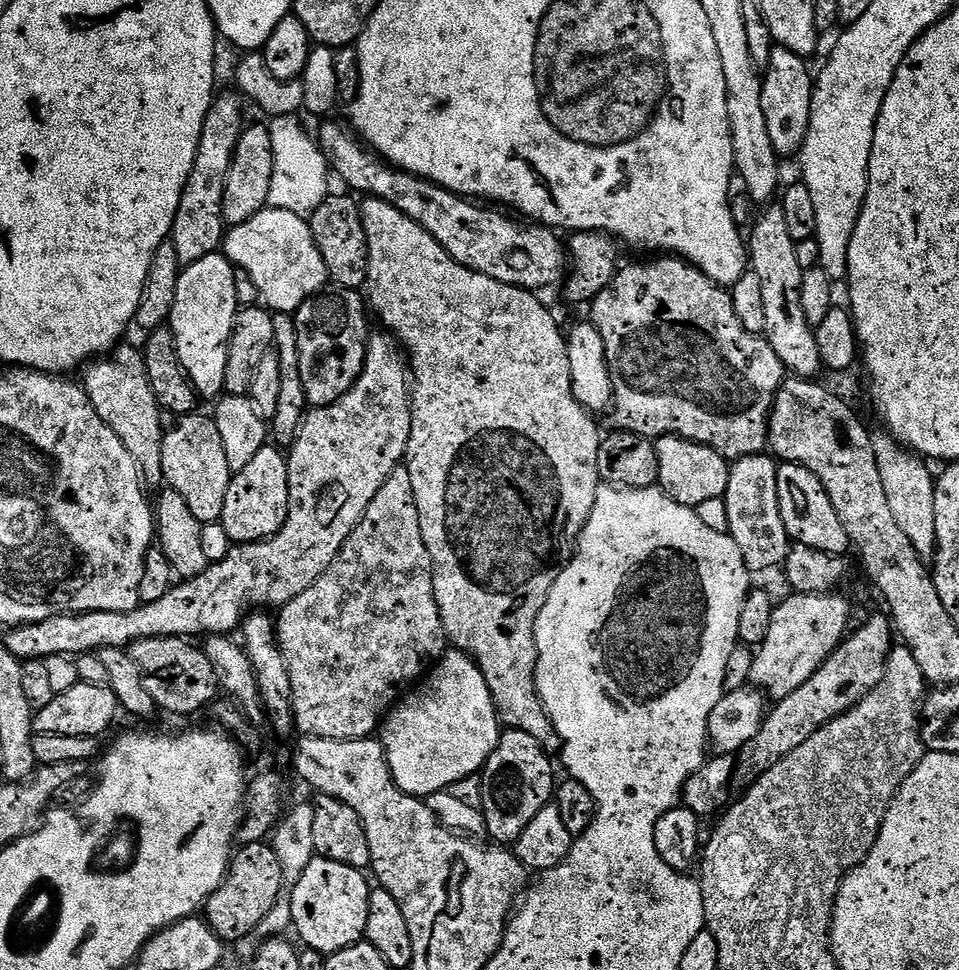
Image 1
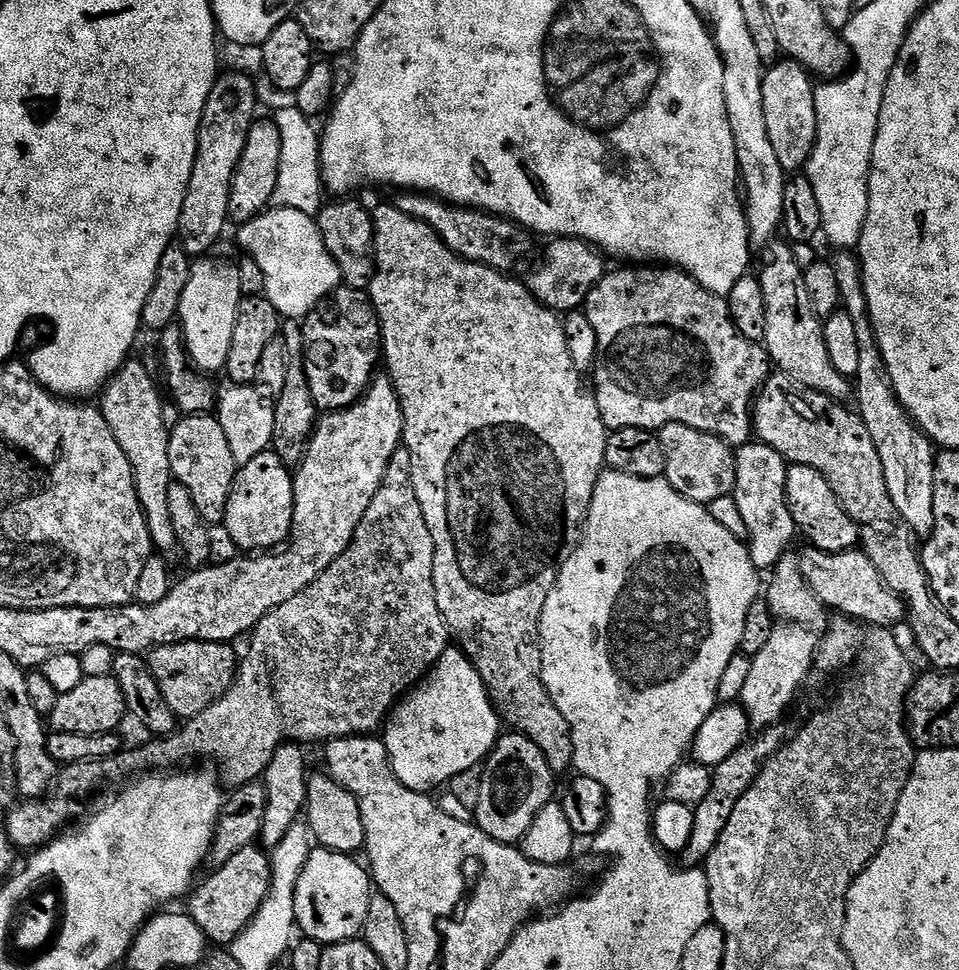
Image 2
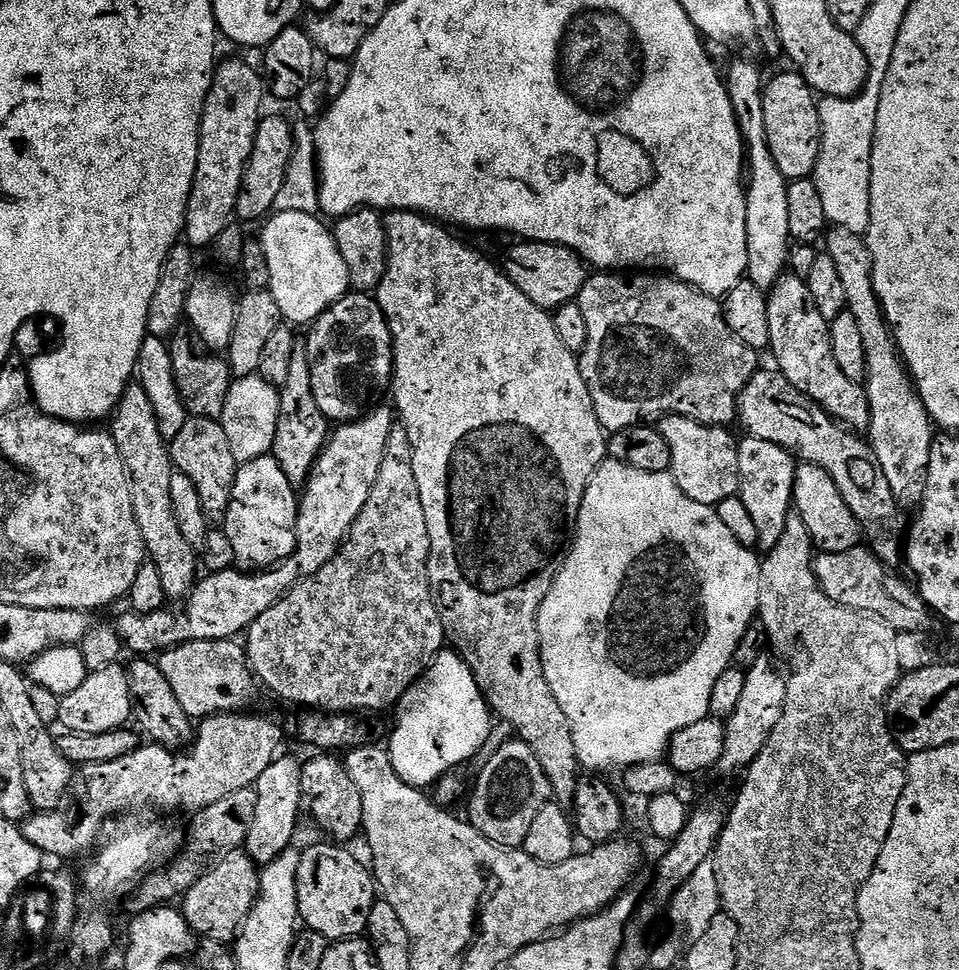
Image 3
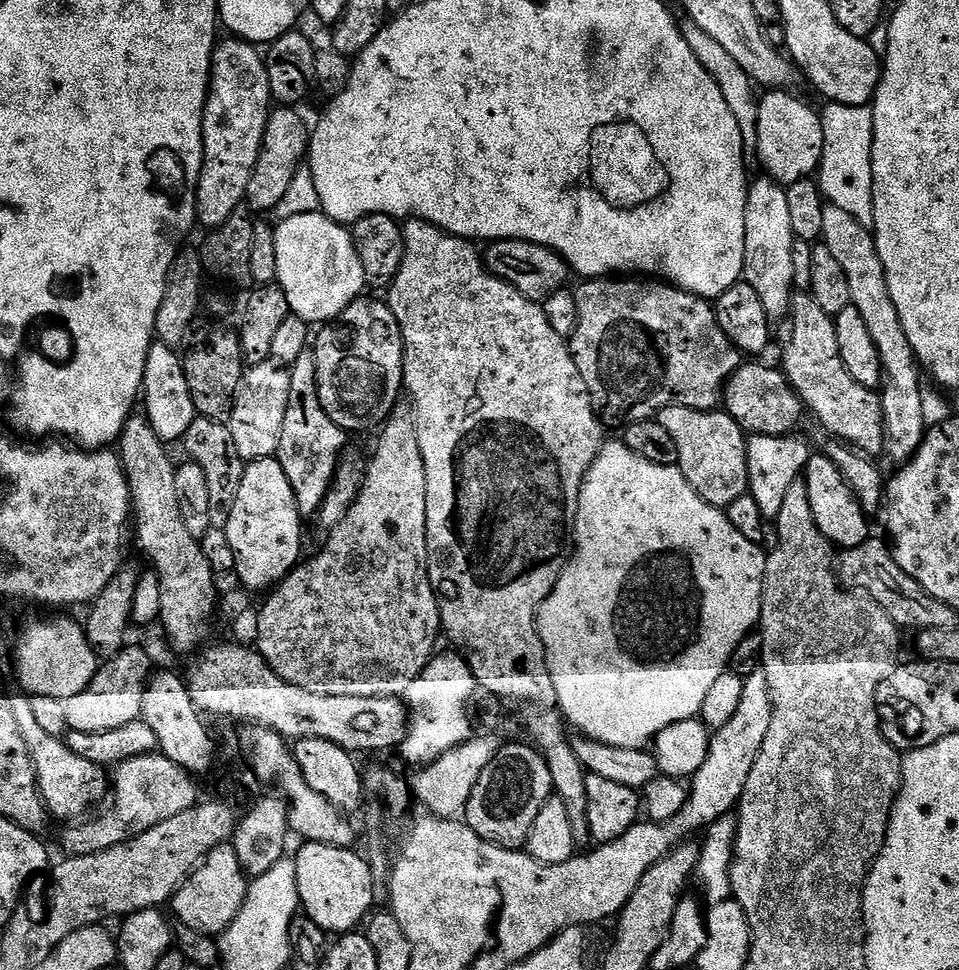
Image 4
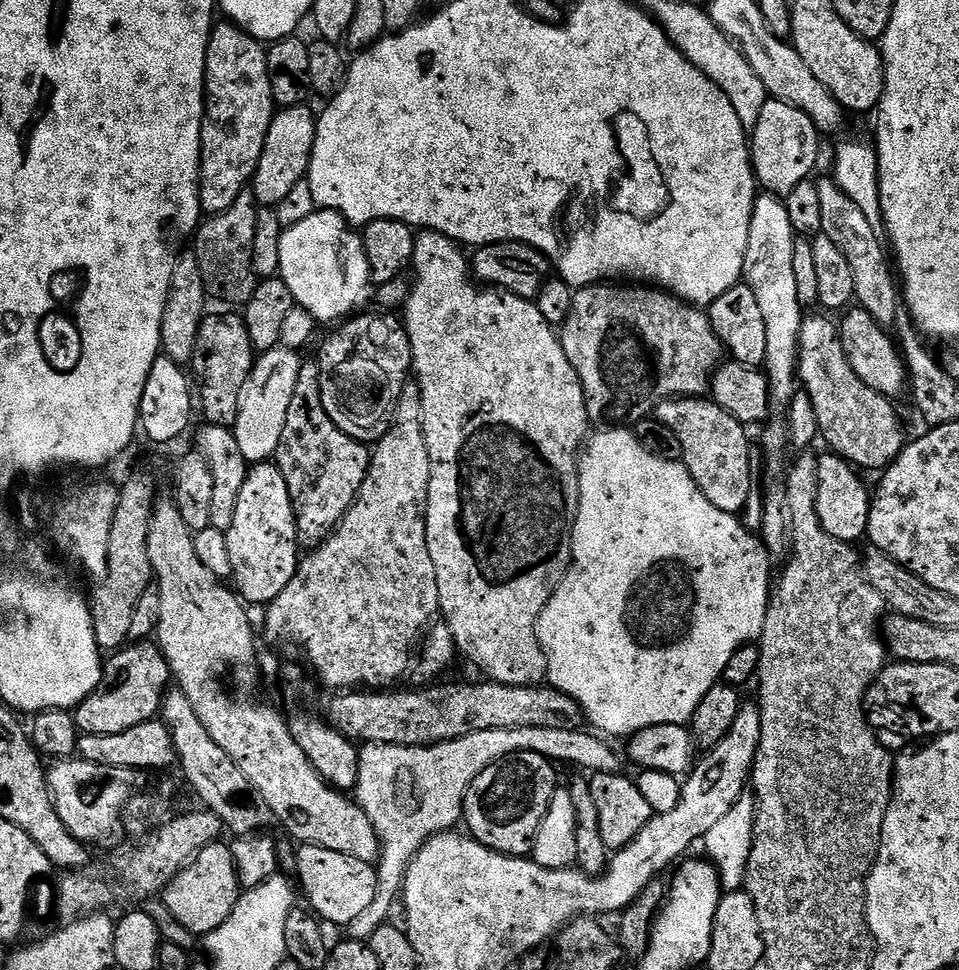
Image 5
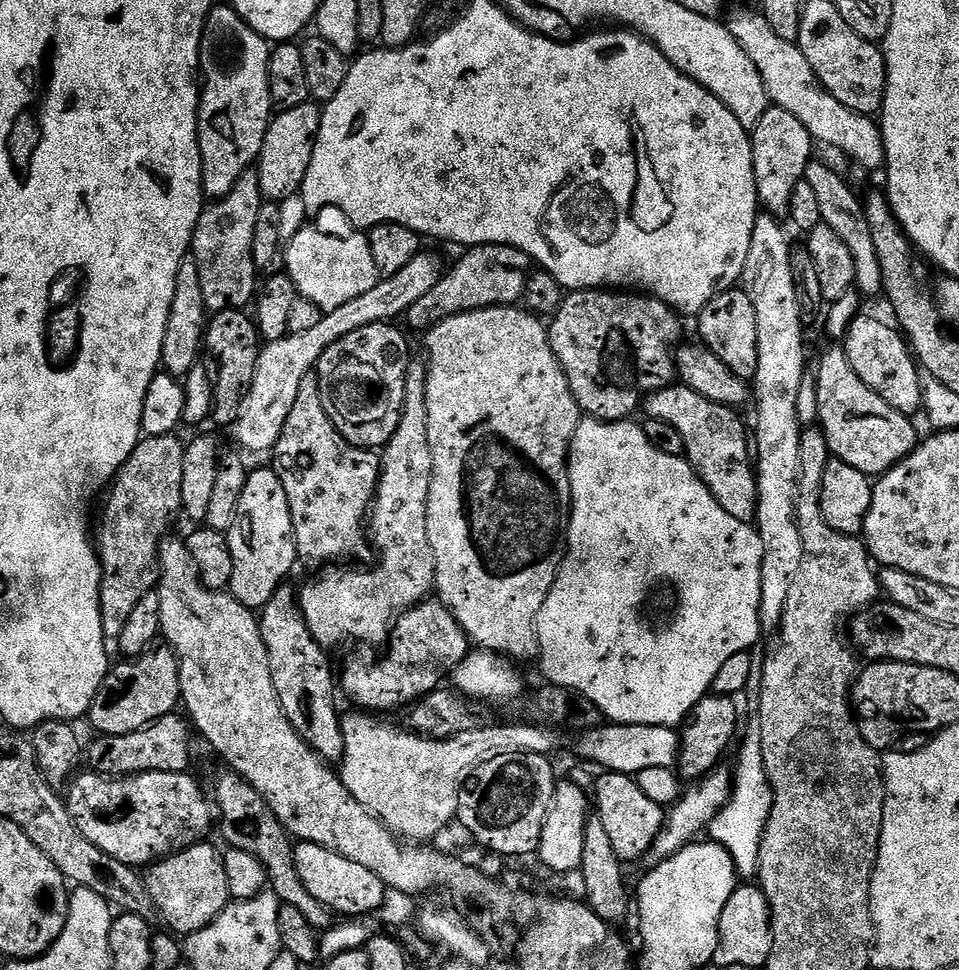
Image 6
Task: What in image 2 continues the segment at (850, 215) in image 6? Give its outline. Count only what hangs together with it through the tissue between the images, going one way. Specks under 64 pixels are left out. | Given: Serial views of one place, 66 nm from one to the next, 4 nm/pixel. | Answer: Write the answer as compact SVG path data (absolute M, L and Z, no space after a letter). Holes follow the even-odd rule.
M840 250L831 261L834 266L834 274L838 274L838 290L840 291L840 303L843 311L854 318L854 334L858 338L858 374L854 378L854 400L862 422L866 422L866 430L870 430L870 438L874 438L874 446L878 450L878 458L882 458L882 471L886 474L886 490L890 490L890 498L894 501L894 510L902 514L906 526L914 530L917 537L927 538L932 535L934 526L934 490L936 489L936 458L934 445L925 436L923 430L908 416L907 410L900 405L900 399L896 397L896 391L890 380L890 374L886 370L886 362L880 353L880 347L874 334L874 326L870 322L870 314L866 306L866 294L864 283L860 273L859 259L851 251Z

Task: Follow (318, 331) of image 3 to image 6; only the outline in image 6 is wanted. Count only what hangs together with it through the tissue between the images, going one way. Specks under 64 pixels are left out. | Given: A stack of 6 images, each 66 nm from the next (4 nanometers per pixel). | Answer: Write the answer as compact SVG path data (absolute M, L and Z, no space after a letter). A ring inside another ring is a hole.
M392 322L371 324L346 334L346 338L334 342L334 346L324 351L314 369L314 375L320 380L322 406L326 406L330 422L334 422L338 431L356 448L383 449L390 442L390 438L394 438L394 430L398 430L398 418L402 418L410 357L408 340L396 327Z

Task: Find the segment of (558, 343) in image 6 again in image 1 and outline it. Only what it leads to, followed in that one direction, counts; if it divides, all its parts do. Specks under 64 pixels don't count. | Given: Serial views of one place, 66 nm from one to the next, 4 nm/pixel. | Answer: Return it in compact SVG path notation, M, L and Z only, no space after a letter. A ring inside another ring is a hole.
M656 258L653 264L632 264L621 267L616 277L593 298L590 311L590 322L602 334L602 342L606 346L606 362L608 373L612 379L612 406L610 417L621 432L633 432L639 436L659 438L661 436L681 436L690 442L698 442L718 450L725 460L733 462L746 455L758 455L768 448L768 417L772 415L772 403L776 400L778 390L786 379L784 363L774 354L774 346L764 339L763 335L746 330L742 322L738 322L738 314L734 314L734 302L729 289L720 287L702 270L698 270L687 260L679 258Z

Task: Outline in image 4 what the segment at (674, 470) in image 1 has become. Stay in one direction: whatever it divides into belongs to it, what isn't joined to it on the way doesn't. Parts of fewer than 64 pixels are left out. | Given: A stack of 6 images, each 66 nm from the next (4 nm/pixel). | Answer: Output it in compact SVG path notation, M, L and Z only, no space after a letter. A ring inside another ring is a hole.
M672 404L661 410L658 419L678 446L680 473L710 506L727 510L736 499L749 495L746 433L731 414L726 410L703 412Z

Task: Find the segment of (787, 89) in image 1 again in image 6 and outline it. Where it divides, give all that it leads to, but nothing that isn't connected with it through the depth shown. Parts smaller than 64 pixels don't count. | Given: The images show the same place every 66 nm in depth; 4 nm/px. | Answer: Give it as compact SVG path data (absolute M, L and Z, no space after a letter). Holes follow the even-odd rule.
M775 106L767 108L762 118L758 118L750 135L759 207L769 216L787 217L790 210L790 194L794 194L794 186L798 186L798 182L803 180L804 171L813 159L812 135L806 130L806 126L802 126L802 122L798 122L798 118L794 118L794 114L790 114L790 110L782 110Z

